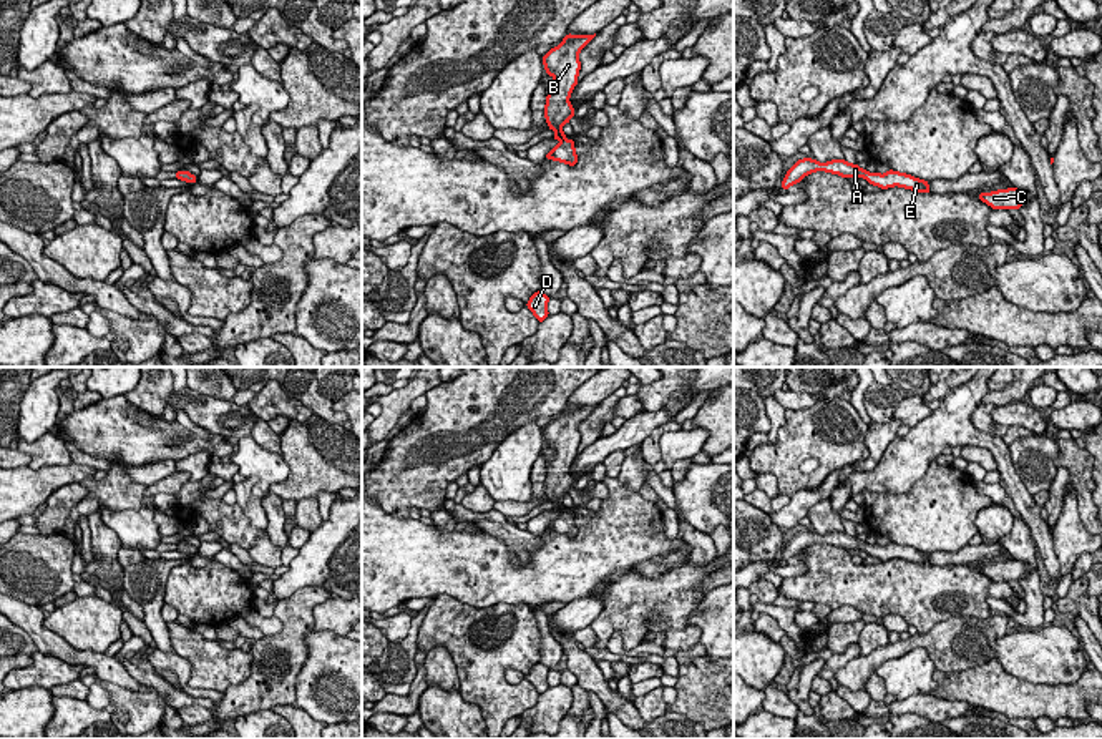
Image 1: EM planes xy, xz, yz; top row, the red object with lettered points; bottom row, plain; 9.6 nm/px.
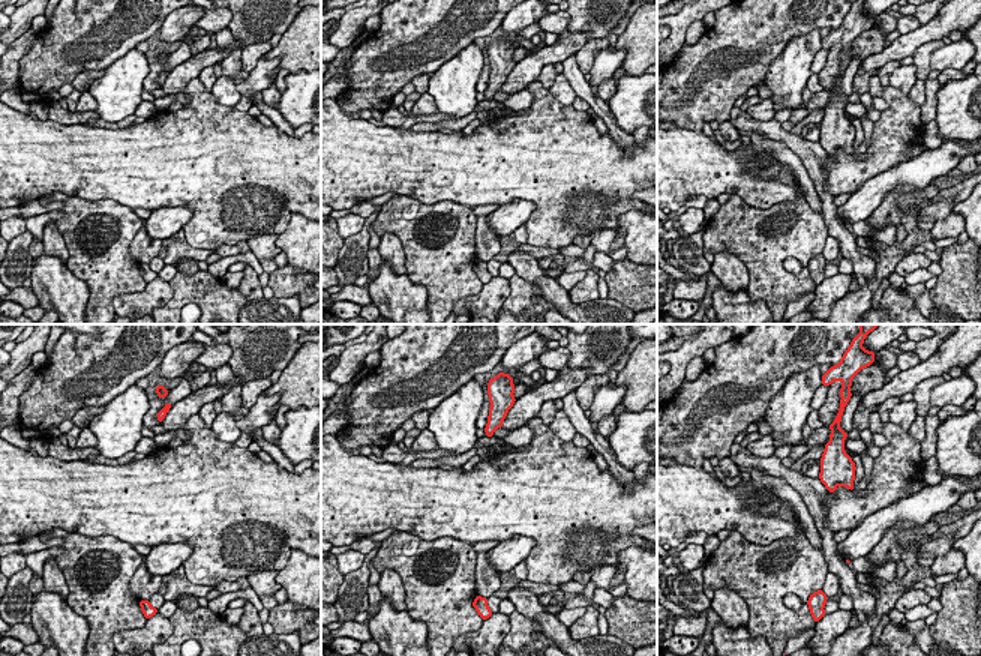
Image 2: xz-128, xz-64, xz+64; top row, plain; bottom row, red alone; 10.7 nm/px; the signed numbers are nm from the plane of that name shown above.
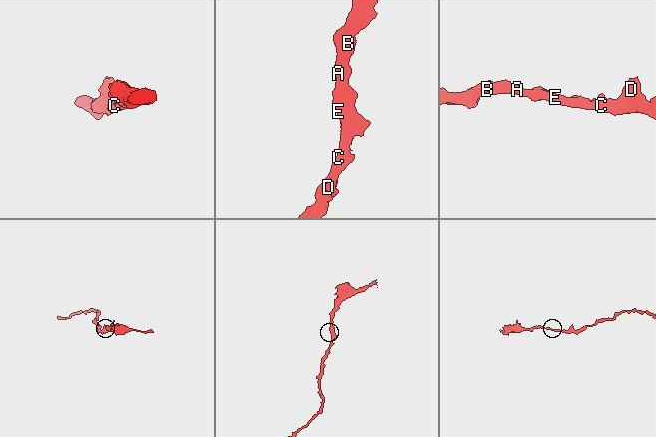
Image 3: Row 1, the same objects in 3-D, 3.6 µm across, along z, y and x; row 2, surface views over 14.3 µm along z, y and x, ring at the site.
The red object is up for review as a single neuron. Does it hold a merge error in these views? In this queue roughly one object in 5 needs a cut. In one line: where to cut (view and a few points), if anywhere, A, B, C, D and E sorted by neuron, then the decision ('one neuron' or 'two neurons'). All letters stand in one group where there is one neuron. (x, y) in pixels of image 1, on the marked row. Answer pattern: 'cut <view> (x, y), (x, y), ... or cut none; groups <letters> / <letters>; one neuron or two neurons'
cut none; groups A B C D E; one neuron

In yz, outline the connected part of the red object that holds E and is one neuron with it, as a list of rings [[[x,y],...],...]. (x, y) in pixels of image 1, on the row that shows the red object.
[[[803,158],[798,159],[785,174],[782,181],[782,188],[788,189],[792,184],[800,183],[807,174],[815,171],[826,171],[843,178],[865,178],[870,184],[875,184],[881,189],[888,189],[893,186],[919,191],[919,193],[931,193],[928,181],[918,179],[911,174],[898,173],[890,169],[885,174],[880,173],[868,173],[858,164],[851,164],[845,159],[831,159],[826,163],[818,163],[817,159]]]

